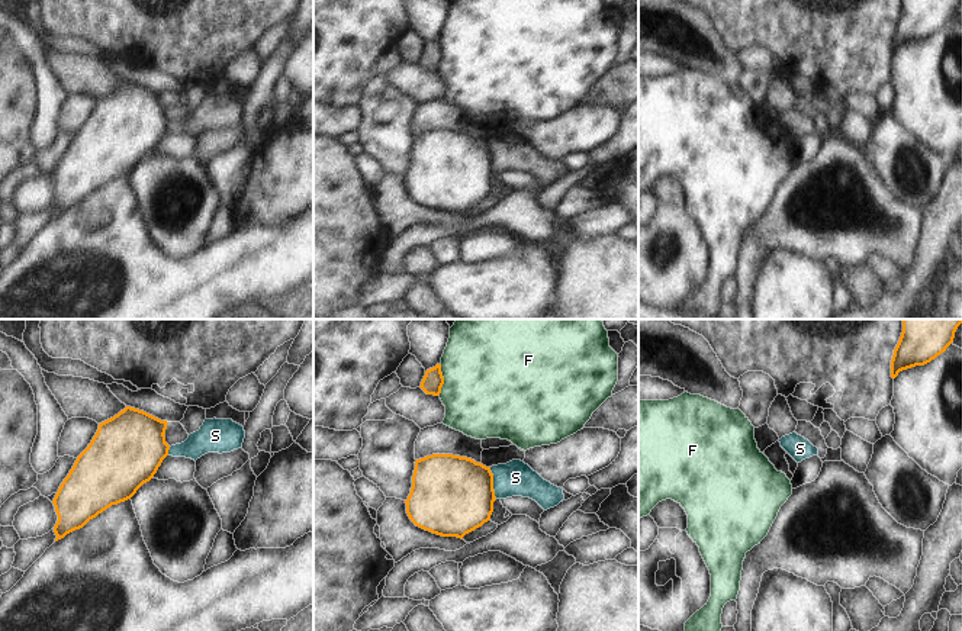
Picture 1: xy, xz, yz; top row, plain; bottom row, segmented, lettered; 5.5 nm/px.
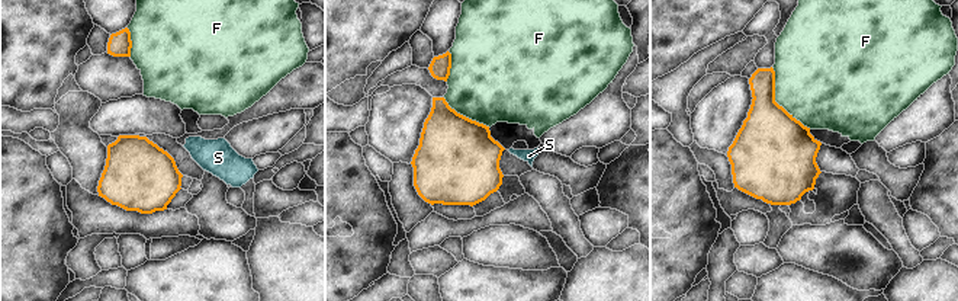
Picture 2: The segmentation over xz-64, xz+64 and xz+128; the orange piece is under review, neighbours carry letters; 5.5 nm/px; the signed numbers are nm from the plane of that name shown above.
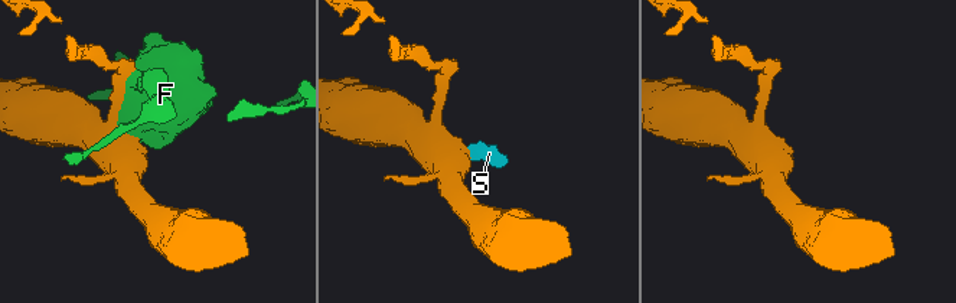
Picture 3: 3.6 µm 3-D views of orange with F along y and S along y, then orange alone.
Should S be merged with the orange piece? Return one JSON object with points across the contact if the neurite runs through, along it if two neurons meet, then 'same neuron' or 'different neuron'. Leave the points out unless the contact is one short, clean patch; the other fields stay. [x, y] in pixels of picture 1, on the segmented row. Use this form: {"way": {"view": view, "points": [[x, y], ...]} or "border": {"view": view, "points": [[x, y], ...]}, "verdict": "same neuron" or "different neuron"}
{"border": {"view": "xz", "points": [[489, 467], [492, 489], [496, 498]]}, "verdict": "different neuron"}

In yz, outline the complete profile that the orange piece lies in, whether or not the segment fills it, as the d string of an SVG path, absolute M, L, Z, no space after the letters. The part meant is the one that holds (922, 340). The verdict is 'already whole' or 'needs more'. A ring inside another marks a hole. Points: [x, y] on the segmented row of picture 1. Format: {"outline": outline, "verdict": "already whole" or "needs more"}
{"outline": "M903 319L903 332L891 360L891 377L945 352L961 323L962 319Z", "verdict": "already whole"}

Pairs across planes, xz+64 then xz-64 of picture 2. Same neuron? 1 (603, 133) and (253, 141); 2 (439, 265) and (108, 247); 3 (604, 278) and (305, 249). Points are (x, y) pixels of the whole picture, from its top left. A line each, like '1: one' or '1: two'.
1: one
2: one
3: one

